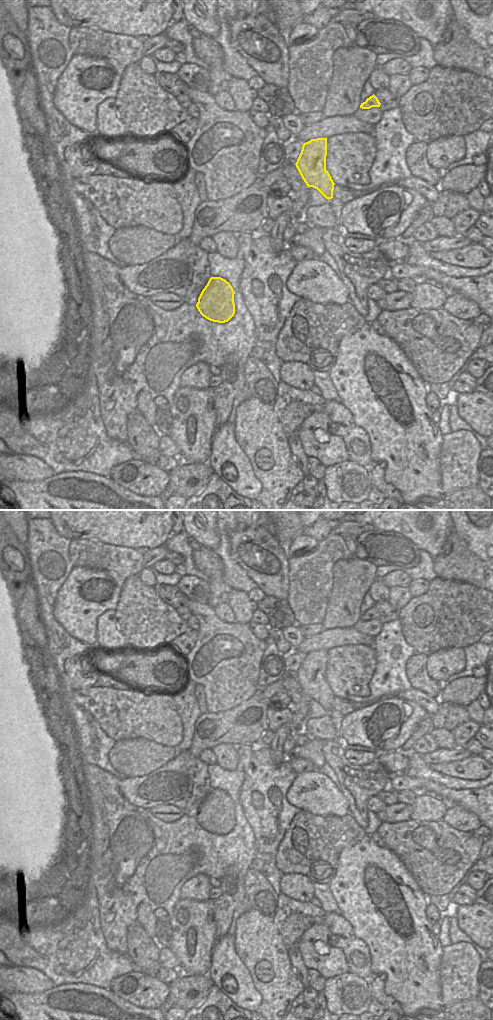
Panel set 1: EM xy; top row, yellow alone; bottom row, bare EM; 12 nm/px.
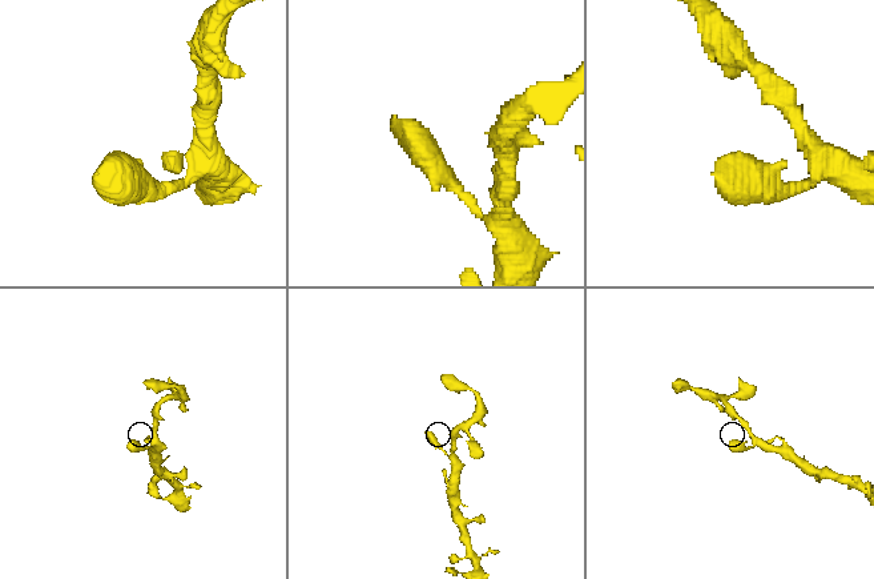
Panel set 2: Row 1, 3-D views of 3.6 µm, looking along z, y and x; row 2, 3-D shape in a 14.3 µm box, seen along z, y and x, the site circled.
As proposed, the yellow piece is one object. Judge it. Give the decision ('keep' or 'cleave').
keep

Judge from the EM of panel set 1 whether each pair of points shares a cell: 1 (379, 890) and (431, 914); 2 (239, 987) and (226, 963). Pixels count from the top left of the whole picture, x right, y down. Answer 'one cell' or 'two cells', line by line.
1: two cells
2: one cell

